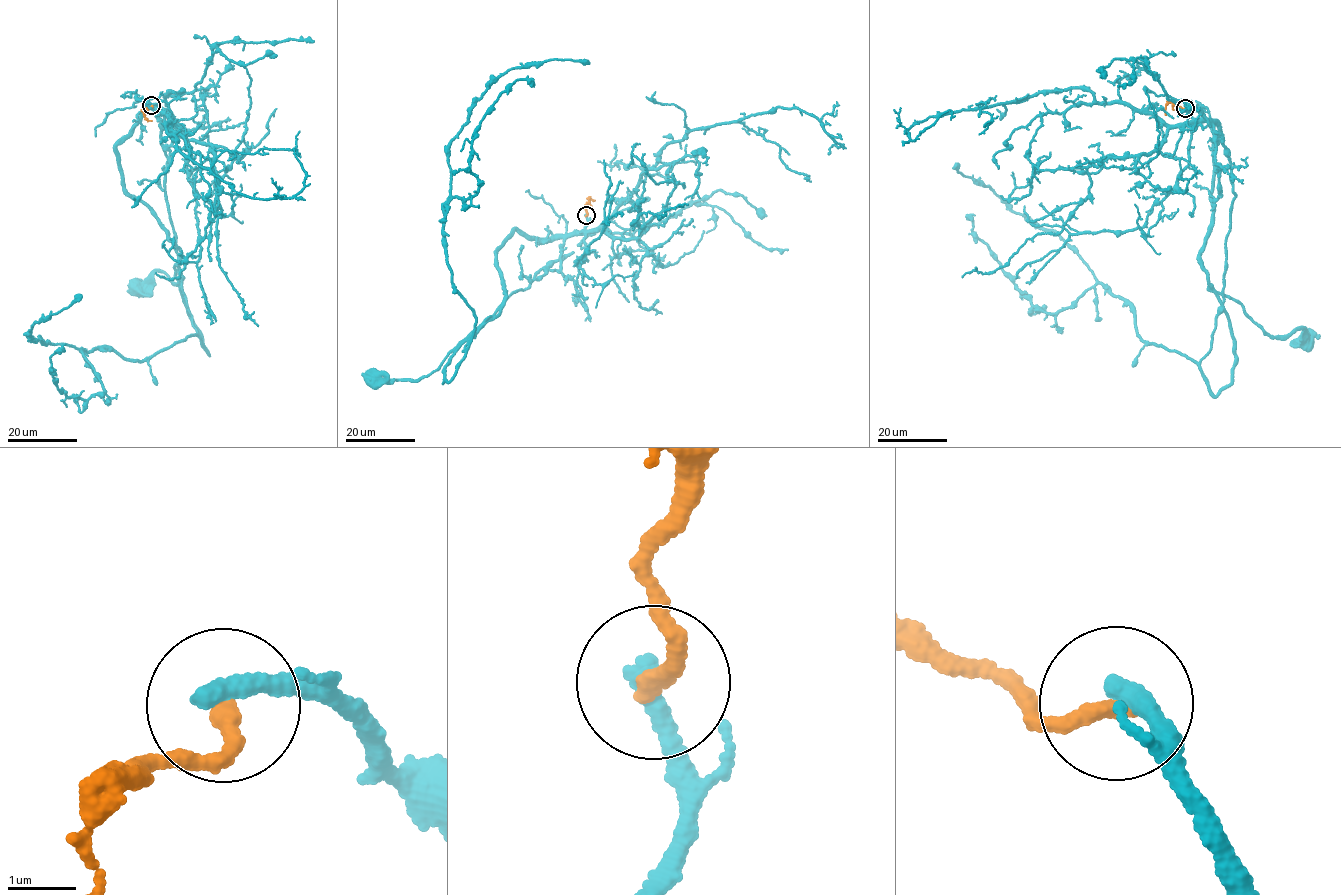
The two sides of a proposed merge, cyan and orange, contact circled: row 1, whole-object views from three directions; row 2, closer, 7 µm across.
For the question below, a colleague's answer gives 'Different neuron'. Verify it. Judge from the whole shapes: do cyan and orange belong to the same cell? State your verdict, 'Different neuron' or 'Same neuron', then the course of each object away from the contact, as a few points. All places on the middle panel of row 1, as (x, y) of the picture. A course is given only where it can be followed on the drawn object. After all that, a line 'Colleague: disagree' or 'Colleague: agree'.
Different neuron. Course of cyan: (586, 215), (580, 232), (542, 241), (510, 233), (495, 250), (505, 292), (500, 312), (427, 376), (373, 379). Course of orange: (586, 215), (589, 198), (591, 206)
Colleague: agree

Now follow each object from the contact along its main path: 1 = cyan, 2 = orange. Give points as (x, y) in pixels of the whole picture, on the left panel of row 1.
1: (151, 104), (116, 146), (118, 168), (181, 258), (176, 284), (156, 270), (139, 289)
2: (151, 104), (143, 109), (145, 118), (151, 120)

